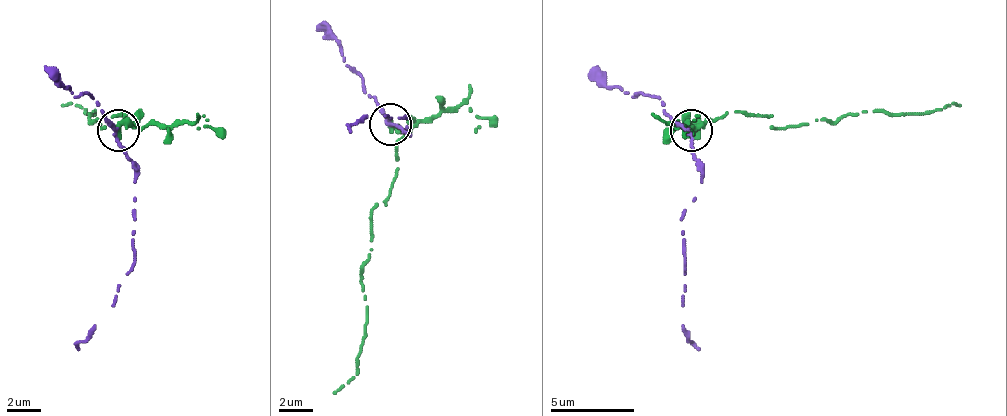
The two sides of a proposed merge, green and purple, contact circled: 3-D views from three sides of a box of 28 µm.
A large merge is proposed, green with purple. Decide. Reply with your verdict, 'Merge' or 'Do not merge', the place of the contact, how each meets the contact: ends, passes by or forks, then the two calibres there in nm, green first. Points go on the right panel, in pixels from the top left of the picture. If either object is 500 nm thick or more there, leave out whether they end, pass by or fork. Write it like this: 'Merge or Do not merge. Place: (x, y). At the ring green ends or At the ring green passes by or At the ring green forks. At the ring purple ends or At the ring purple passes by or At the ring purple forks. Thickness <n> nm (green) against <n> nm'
Do not merge. Place: (691, 130). At the ring green ends. At the ring purple passes by. Thickness 480 nm (green) against 200 nm

